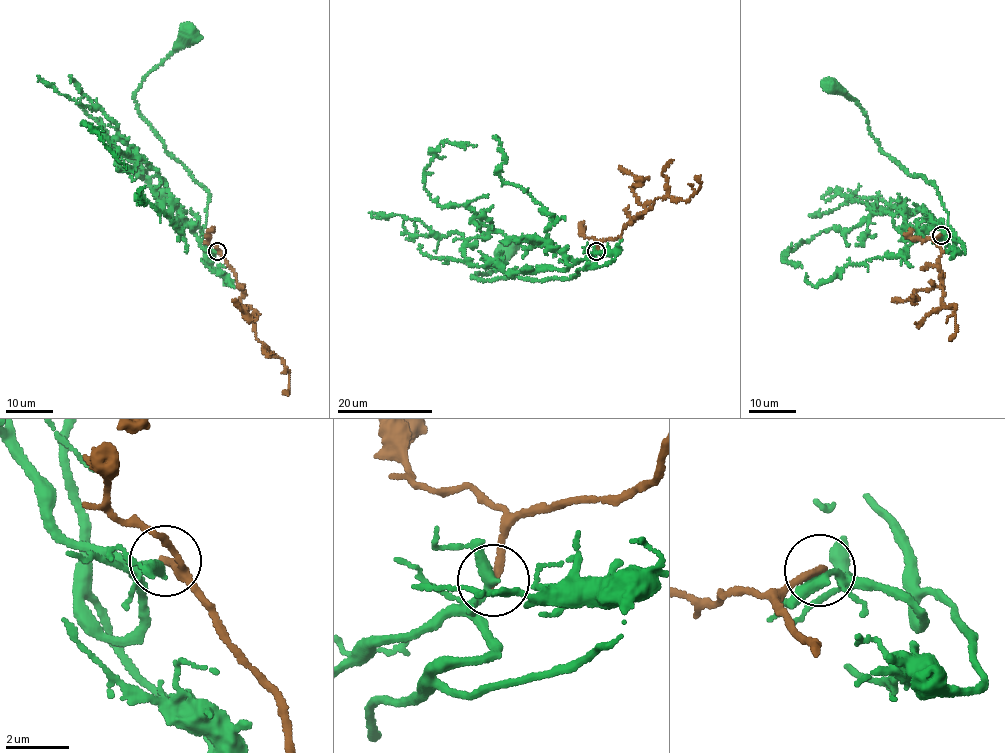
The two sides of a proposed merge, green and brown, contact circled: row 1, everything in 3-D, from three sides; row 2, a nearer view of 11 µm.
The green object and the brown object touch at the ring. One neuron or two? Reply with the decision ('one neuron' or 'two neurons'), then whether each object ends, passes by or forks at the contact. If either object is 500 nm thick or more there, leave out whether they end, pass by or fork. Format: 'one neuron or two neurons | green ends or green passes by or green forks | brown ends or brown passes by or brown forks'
two neurons | green passes by | brown ends

